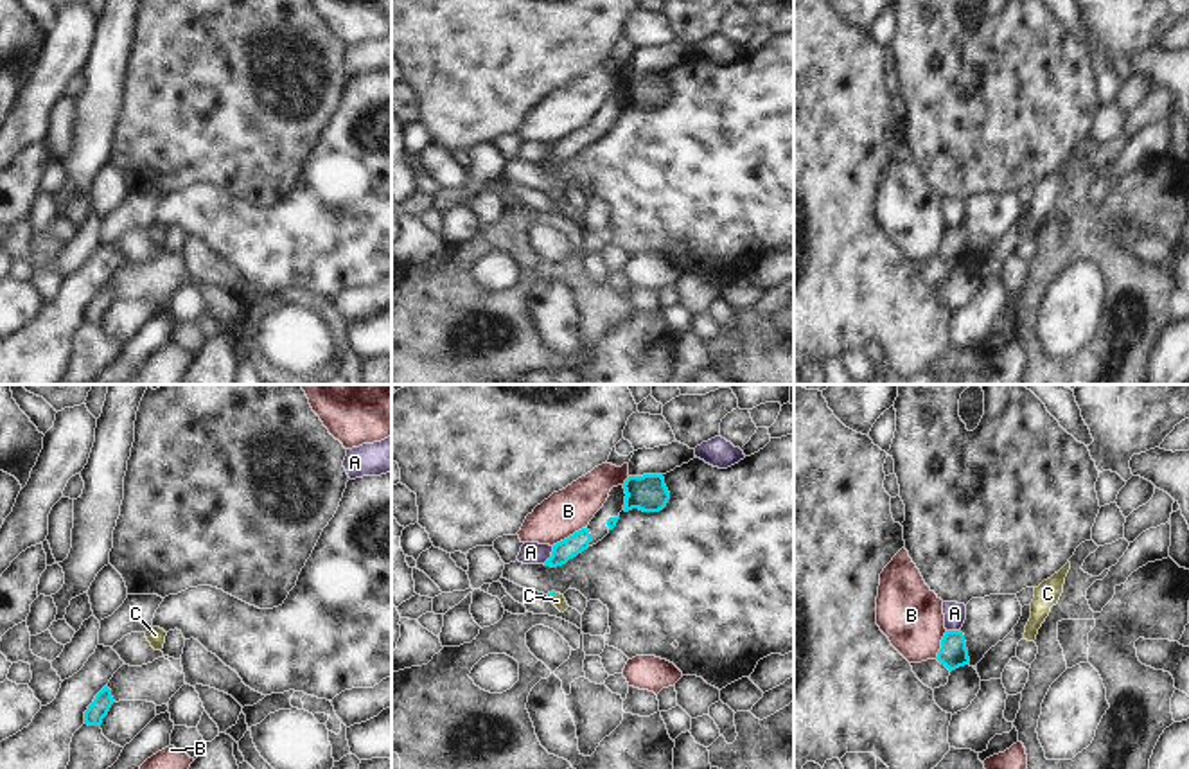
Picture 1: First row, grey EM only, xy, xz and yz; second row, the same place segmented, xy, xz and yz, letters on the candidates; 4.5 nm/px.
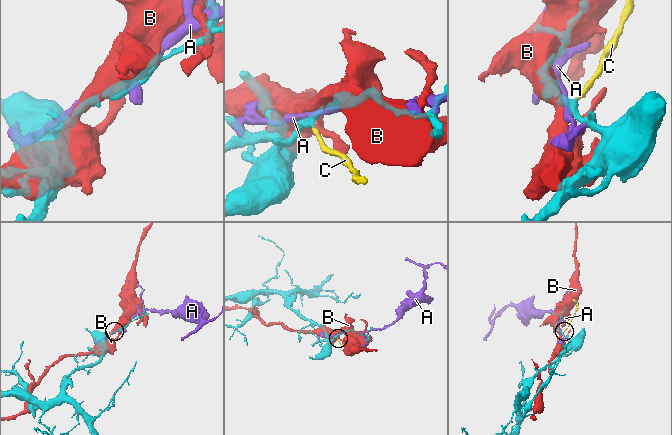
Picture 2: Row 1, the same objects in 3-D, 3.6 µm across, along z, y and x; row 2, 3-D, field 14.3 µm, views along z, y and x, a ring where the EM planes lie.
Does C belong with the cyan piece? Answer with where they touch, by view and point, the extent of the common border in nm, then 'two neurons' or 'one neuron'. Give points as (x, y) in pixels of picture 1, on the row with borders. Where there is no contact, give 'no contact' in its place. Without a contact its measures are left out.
contact xz (552, 595); length 50 nm; one neuron

